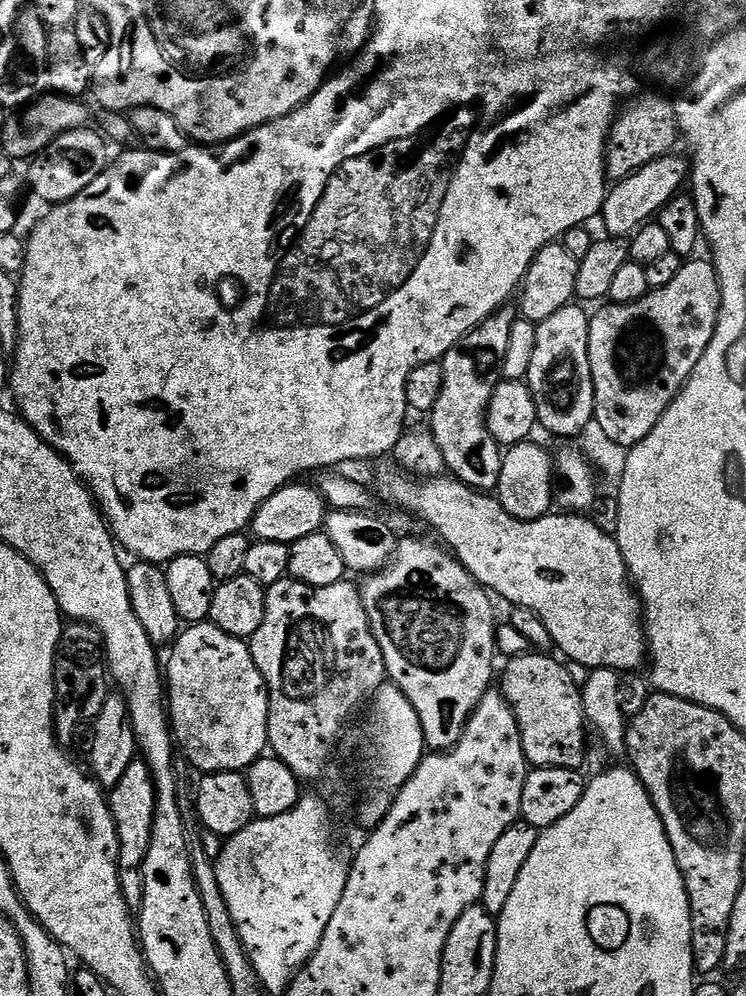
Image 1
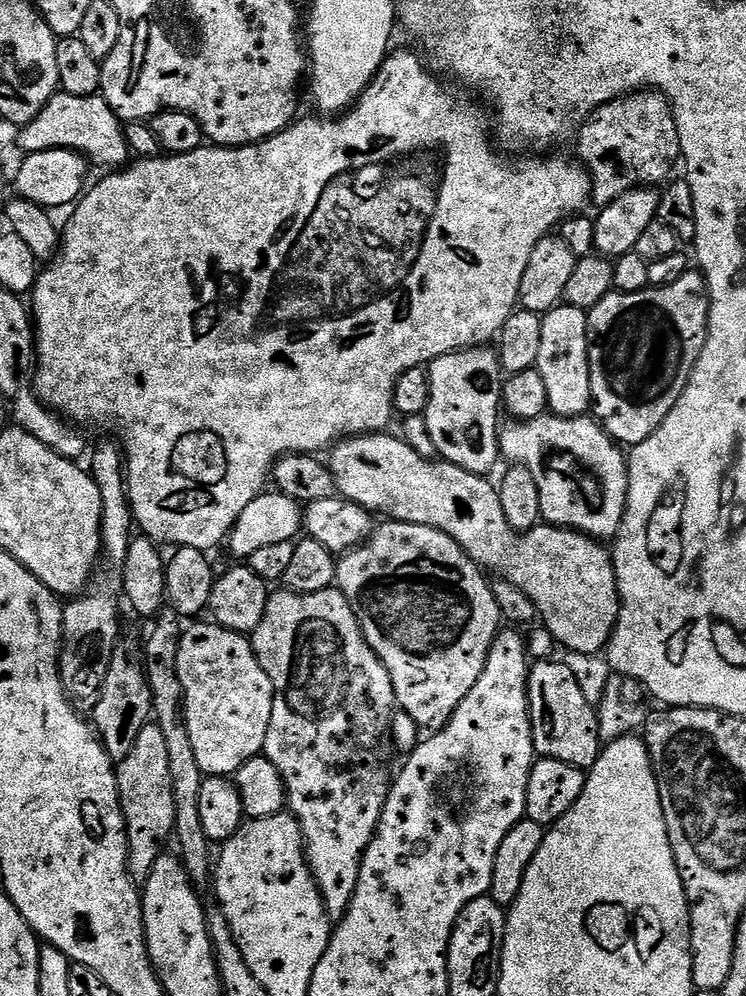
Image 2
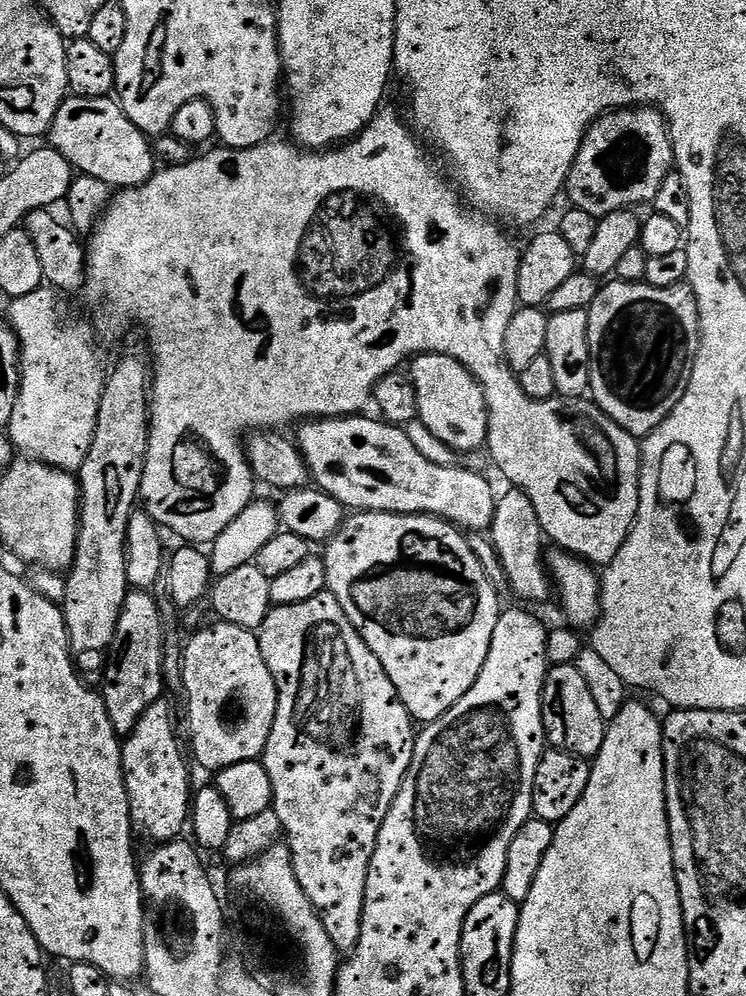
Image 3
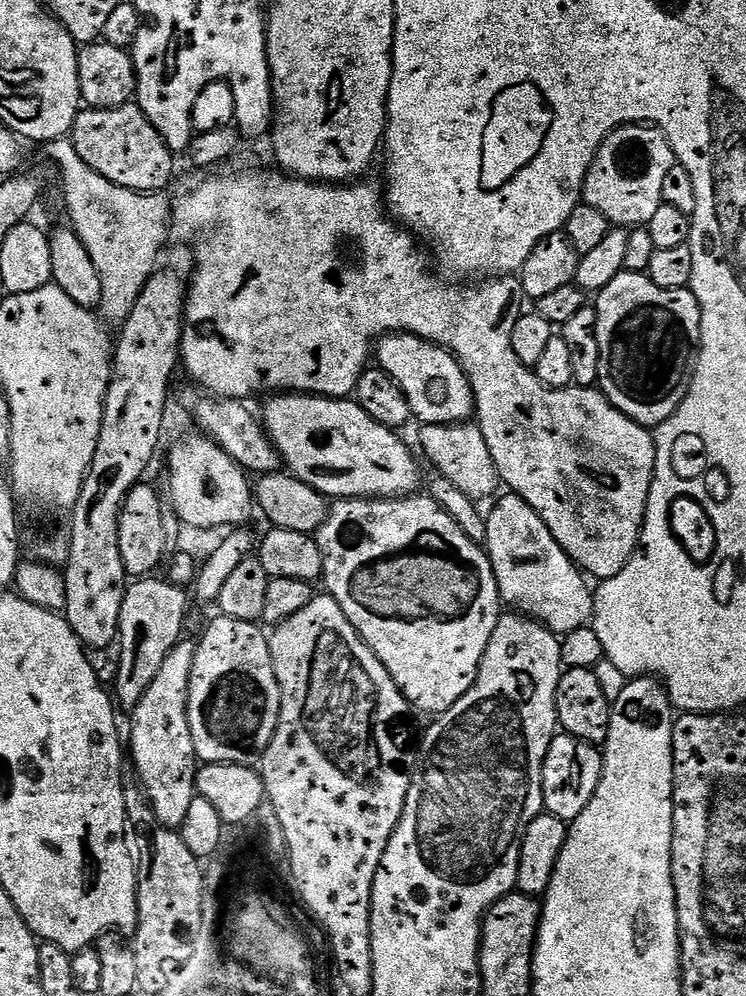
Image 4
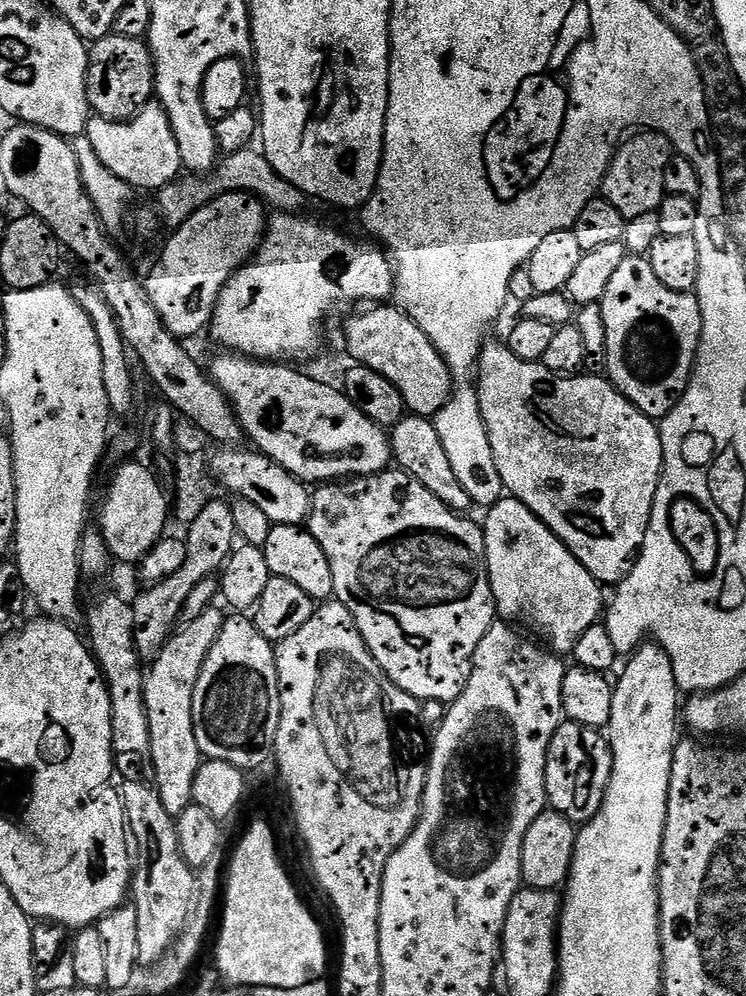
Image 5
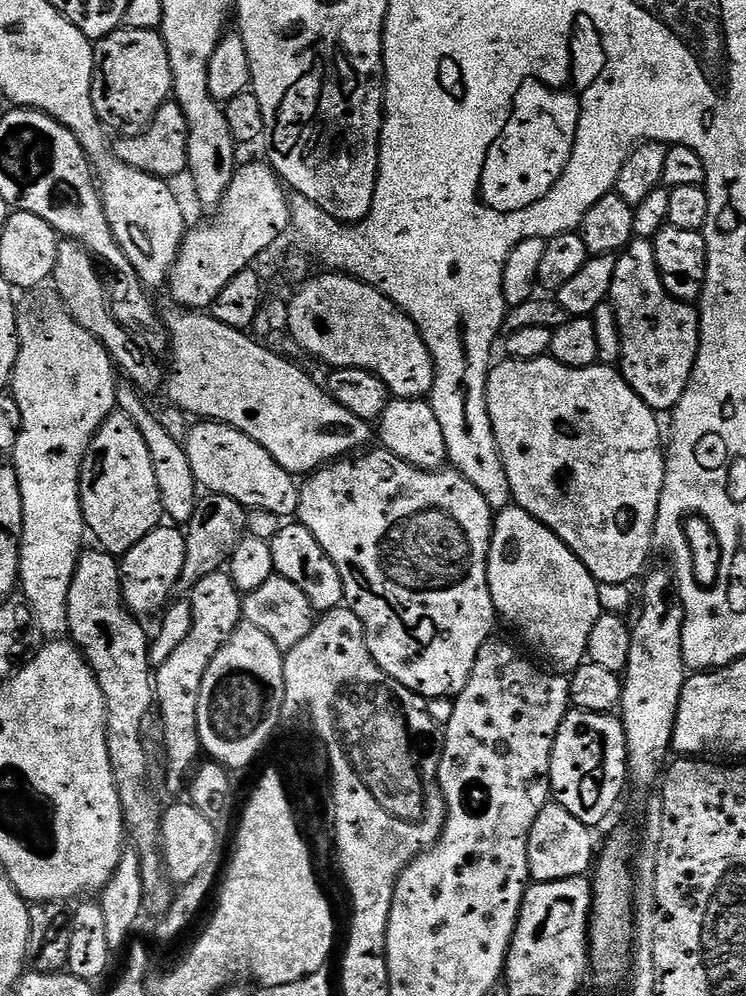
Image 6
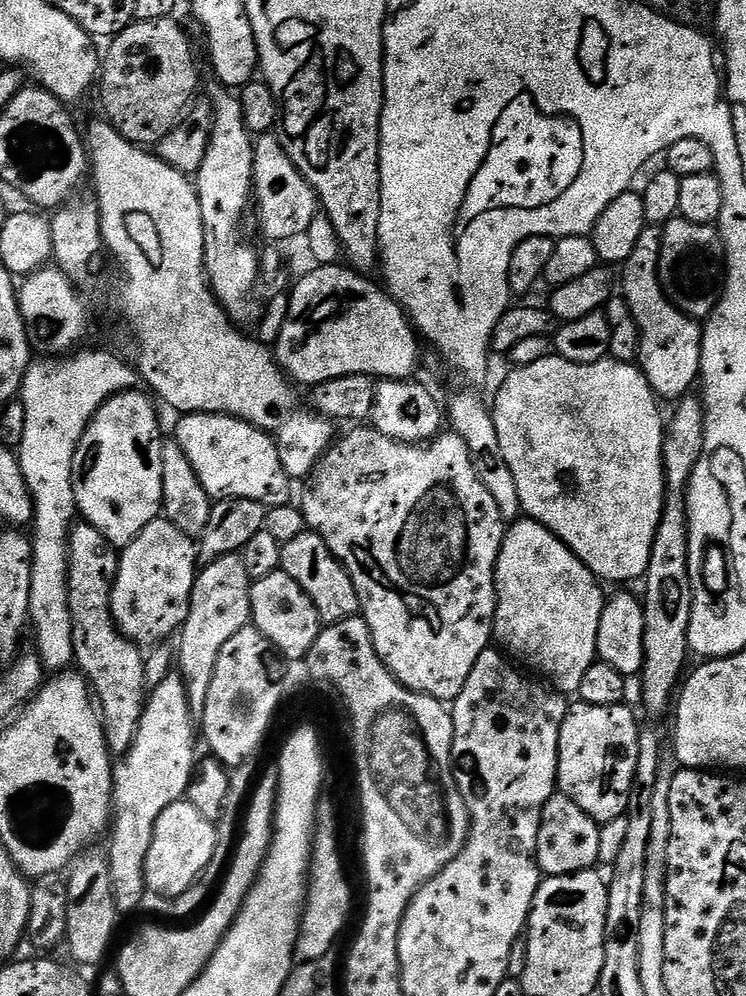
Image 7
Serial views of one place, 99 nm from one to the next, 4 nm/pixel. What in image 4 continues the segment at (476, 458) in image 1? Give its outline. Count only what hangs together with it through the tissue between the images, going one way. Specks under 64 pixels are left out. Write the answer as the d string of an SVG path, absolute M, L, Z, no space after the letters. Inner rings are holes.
M408 332L389 334L379 341L379 367L402 386L402 394L410 402L413 417L421 425L426 424L459 424L467 421L474 412L472 383L462 370L459 360L447 348L412 336Z

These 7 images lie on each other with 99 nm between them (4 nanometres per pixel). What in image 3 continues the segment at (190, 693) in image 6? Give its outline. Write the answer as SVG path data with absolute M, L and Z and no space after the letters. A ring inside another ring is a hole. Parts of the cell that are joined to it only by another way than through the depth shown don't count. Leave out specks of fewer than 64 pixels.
M155 702L145 708L143 712L140 713L140 719L136 721L131 732L127 733L126 739L123 741L120 750L120 761L124 767L124 785L126 786L126 794L128 795L128 813L132 816L133 825L138 829L144 836L149 836L152 842L167 842L169 840L177 839L181 835L180 832L185 831L186 825L190 820L190 805L192 803L193 793L188 792L188 764L184 761L184 756L180 753L180 744L176 741L176 728L172 725L172 716L168 713L168 708L164 705L164 702Z

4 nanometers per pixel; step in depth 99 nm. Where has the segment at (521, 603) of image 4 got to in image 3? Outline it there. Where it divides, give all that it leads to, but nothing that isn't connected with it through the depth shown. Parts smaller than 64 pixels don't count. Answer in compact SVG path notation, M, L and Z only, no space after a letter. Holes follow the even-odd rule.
M508 490L504 497L496 500L496 513L492 516L490 539L508 575L511 591L524 600L544 600L550 596L550 576L546 571L545 537L540 530L538 514L526 493Z

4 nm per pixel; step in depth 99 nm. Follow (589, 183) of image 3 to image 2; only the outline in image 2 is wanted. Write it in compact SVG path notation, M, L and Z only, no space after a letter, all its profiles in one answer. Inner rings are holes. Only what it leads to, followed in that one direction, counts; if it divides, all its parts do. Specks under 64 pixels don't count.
M655 90L629 93L602 104L581 124L577 157L588 171L592 200L598 206L609 204L630 189L663 183L681 157L672 105L663 93Z

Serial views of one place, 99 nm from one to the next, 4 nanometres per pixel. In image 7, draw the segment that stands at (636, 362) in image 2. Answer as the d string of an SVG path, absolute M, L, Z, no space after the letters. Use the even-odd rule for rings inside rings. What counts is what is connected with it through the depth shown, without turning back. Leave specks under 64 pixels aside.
M649 224L642 230L634 251L630 258L622 265L621 276L618 276L618 288L624 297L624 301L630 306L630 314L634 314L634 322L640 331L640 355L638 367L643 372L646 382L651 386L652 393L661 401L679 402L693 391L694 385L700 379L700 359L702 358L702 338L704 333L701 325L692 317L687 316L682 310L678 310L668 301L668 295L660 285L660 251L662 250L662 238L664 229L658 224Z

